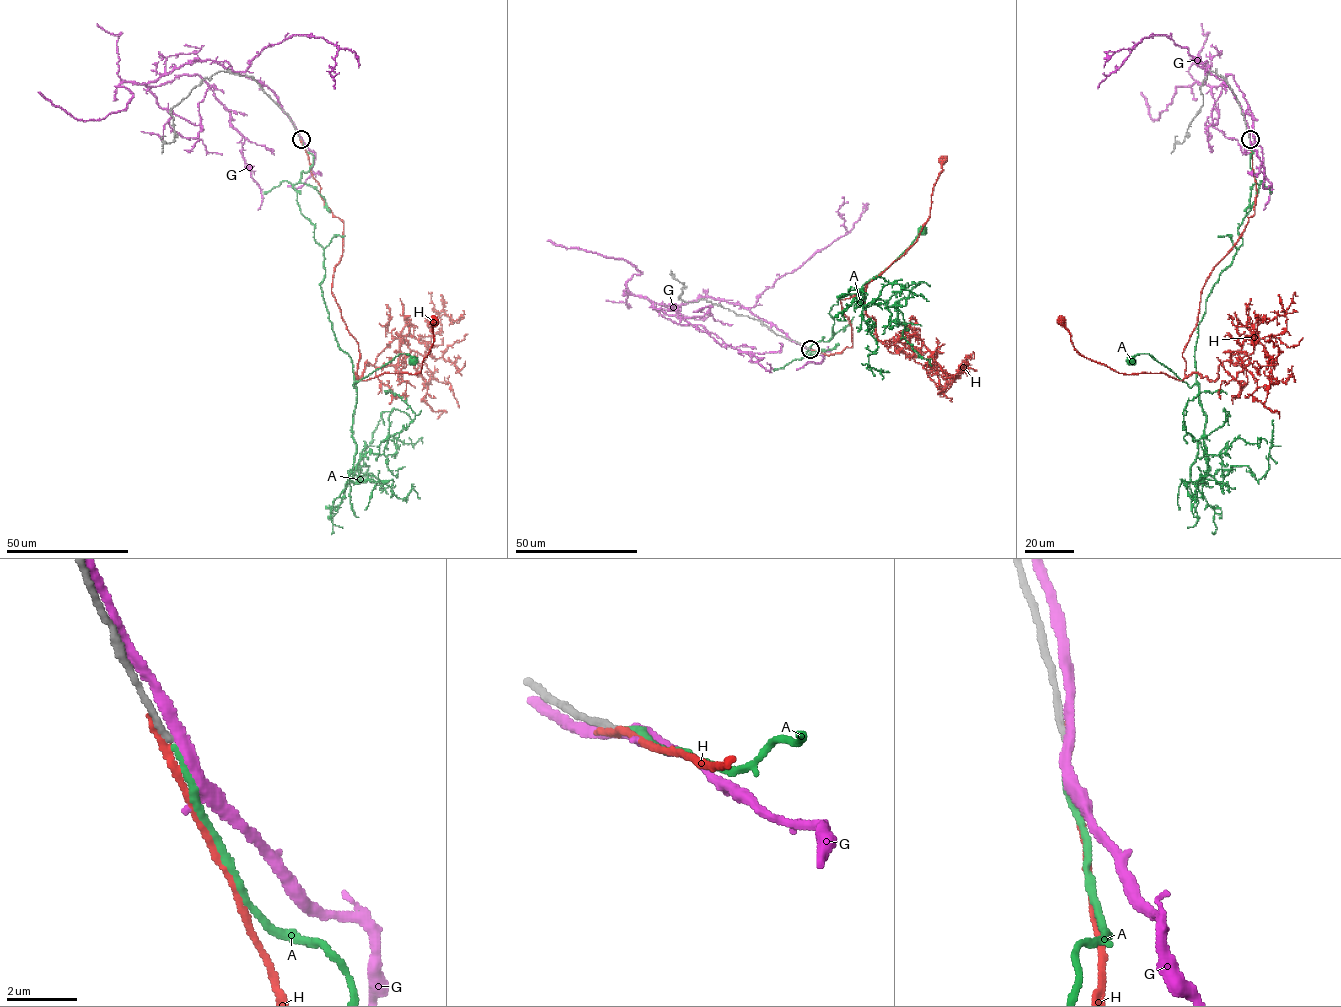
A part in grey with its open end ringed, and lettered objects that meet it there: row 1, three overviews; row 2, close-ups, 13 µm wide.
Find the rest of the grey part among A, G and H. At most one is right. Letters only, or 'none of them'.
A

